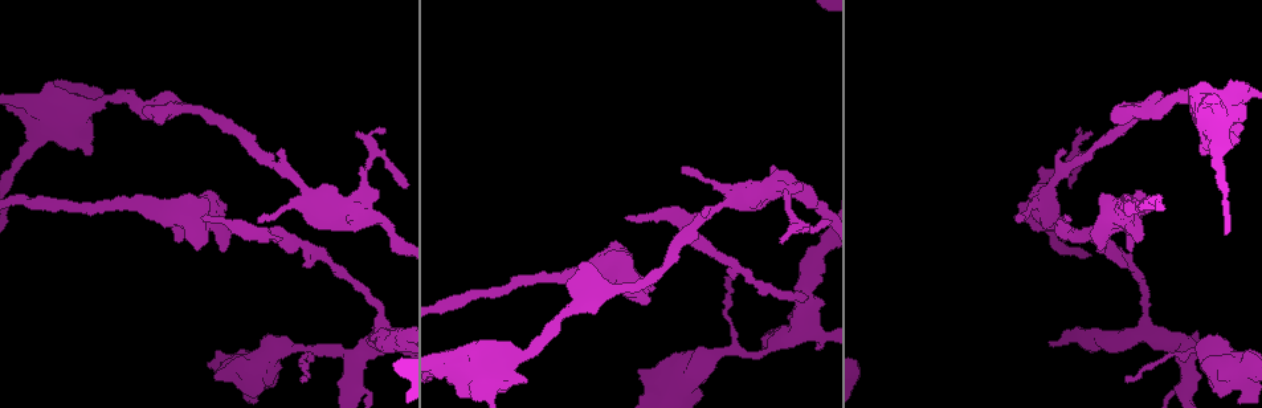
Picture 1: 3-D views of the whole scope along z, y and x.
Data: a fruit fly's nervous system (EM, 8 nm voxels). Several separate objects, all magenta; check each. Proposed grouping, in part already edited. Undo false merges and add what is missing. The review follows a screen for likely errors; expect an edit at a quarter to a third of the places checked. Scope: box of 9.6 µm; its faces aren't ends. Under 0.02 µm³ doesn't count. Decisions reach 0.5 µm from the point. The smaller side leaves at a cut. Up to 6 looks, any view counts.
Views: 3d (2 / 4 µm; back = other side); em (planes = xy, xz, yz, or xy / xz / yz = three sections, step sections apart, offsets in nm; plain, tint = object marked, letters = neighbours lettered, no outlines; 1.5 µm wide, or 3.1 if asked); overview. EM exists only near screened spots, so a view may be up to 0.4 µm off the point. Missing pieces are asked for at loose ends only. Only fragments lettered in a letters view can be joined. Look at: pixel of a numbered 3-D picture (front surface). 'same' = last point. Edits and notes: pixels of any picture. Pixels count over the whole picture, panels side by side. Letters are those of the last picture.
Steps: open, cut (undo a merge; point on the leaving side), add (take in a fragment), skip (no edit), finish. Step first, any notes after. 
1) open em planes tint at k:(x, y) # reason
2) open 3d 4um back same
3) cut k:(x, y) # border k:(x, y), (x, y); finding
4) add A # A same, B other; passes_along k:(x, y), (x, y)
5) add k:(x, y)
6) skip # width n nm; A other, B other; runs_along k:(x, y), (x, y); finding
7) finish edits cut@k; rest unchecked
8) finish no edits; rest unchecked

open em yz step 8 tint at 1:(457, 395) # an open end

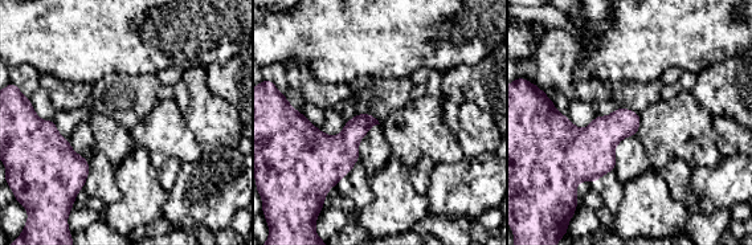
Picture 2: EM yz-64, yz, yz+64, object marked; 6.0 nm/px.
open em planes letters same # another direction

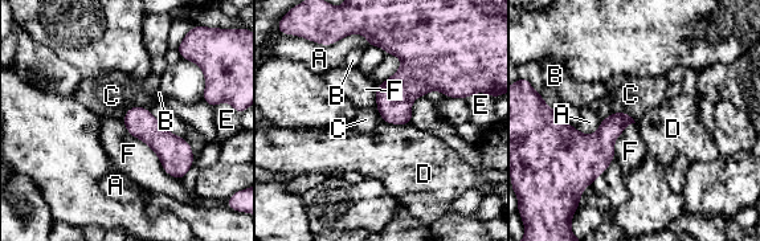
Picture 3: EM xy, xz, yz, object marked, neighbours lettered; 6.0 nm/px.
skip # A other, B other, C other, D other, E other, F other; border 3:(147, 107), (133, 106), (122, 118); no lettered fragment goes on from it

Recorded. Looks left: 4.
open 3d 4um at 1:(1100, 249) # branch stops here

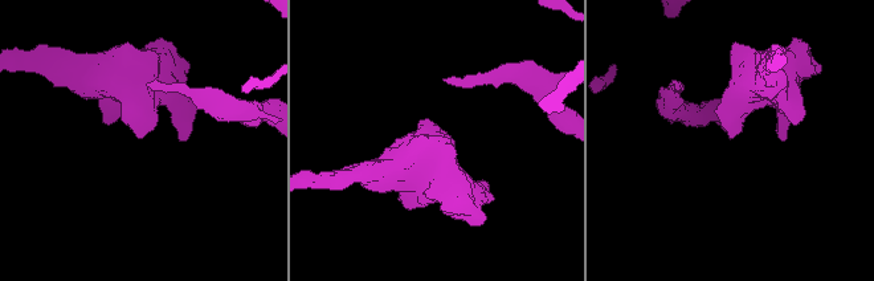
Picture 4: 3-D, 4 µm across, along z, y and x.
open em planes letters at 4:(139, 137) # now the EM

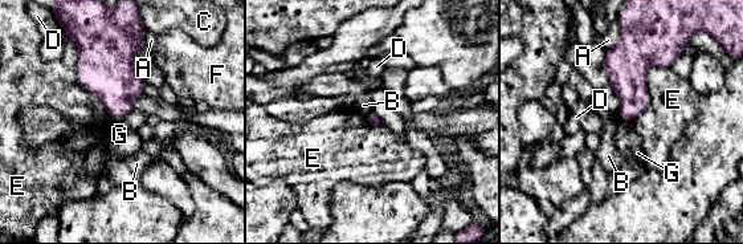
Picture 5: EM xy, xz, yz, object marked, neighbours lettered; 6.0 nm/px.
skip # A other, B other, C other, D other, E other, F other, G other; border 5:(623, 120), (631, 121); no lettered fragment goes on from it

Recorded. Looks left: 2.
finish no edits; rest unchecked

